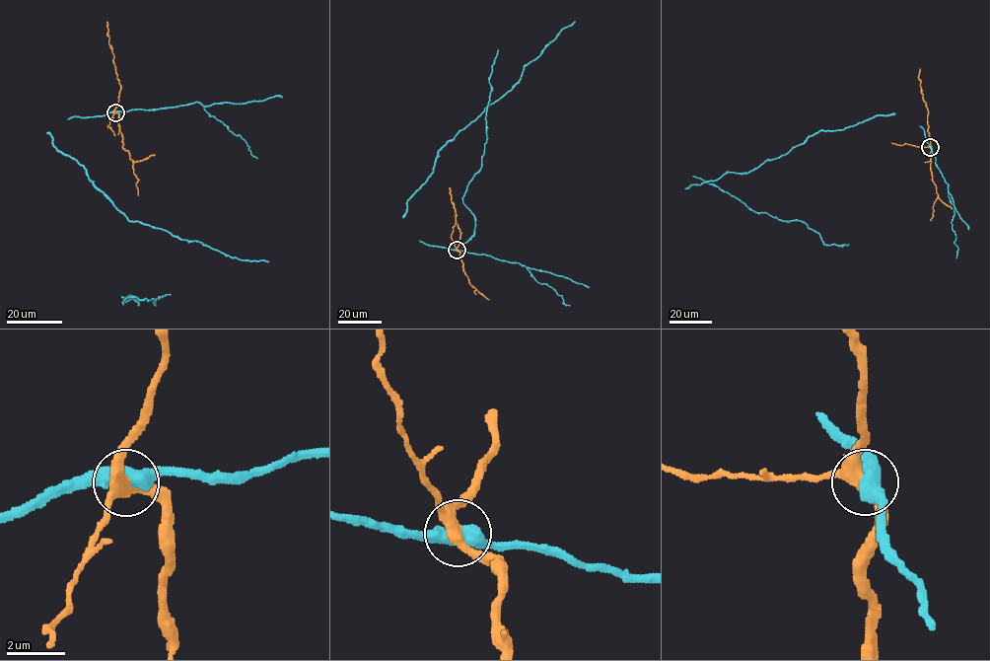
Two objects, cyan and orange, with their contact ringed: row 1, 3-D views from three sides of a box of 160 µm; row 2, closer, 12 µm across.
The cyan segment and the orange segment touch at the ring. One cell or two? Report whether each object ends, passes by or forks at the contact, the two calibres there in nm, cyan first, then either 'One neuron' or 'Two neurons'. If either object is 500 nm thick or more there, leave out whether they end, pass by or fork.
Thickness 500 nm (cyan) against 360 nm. Two neurons

